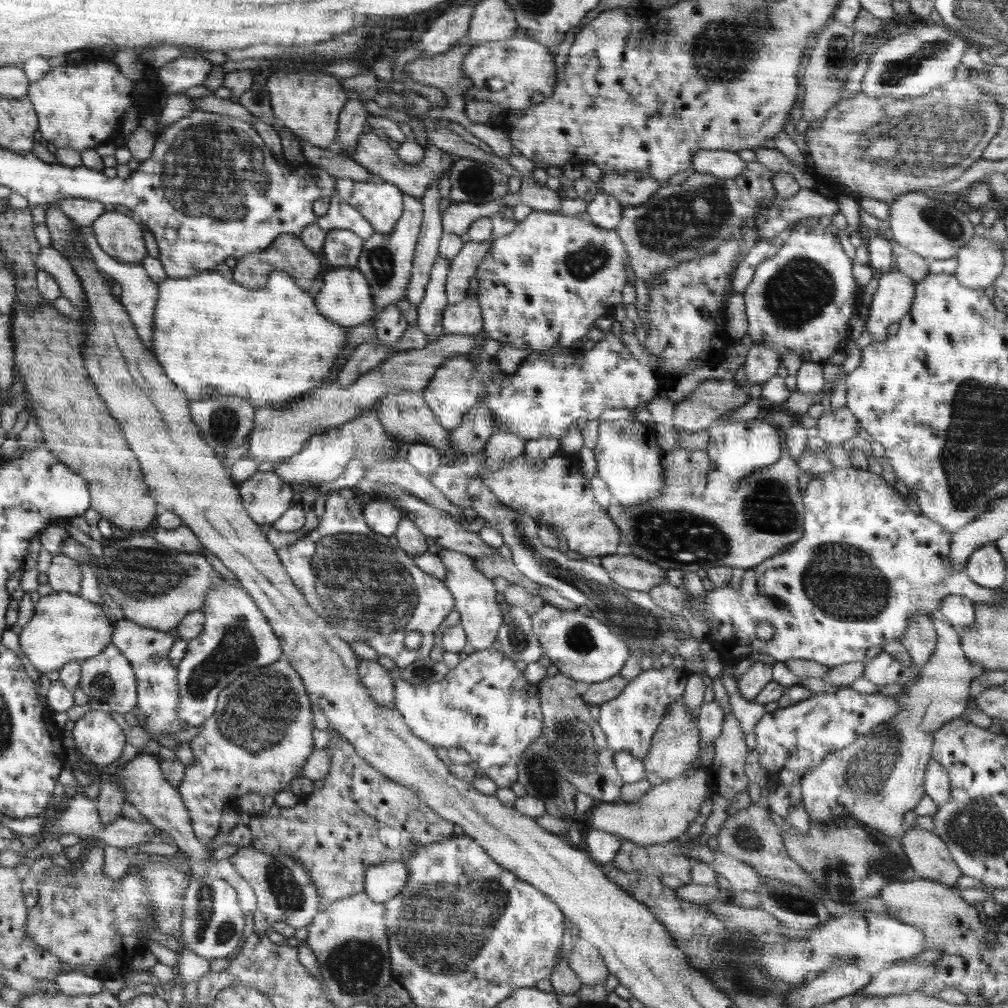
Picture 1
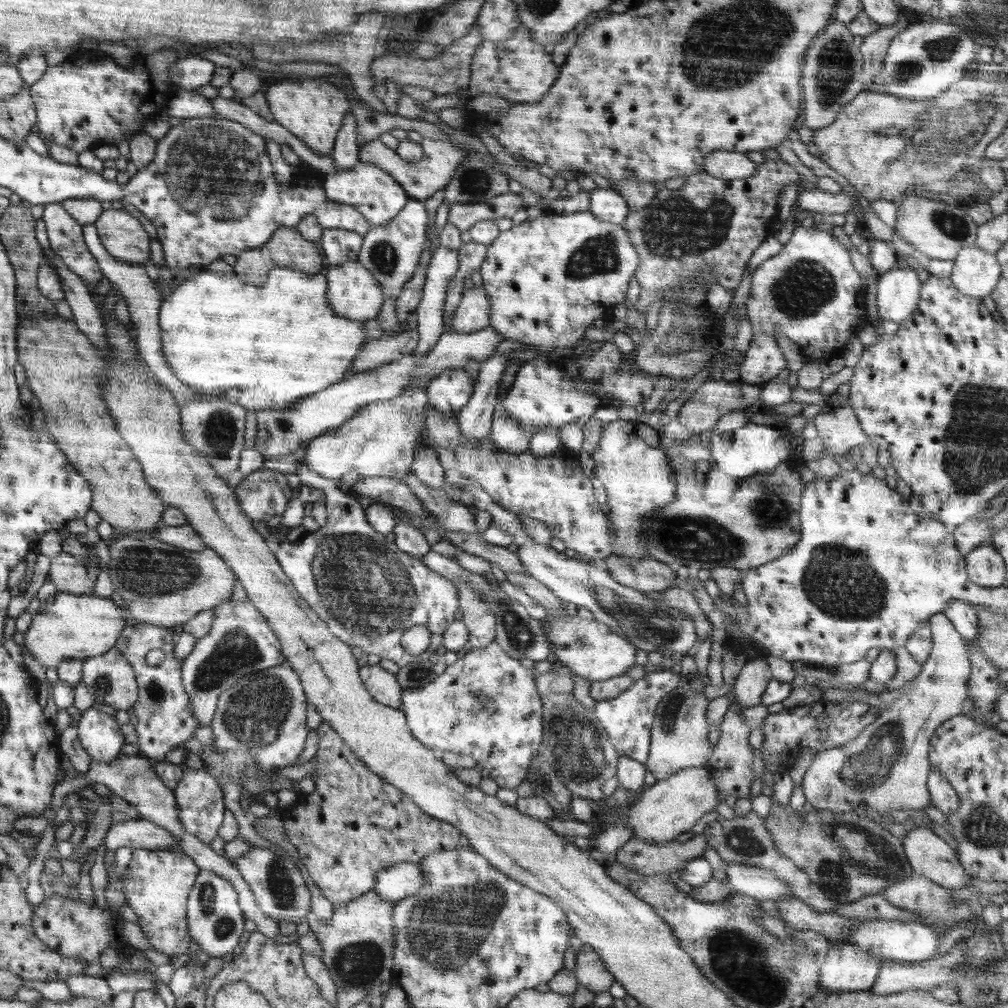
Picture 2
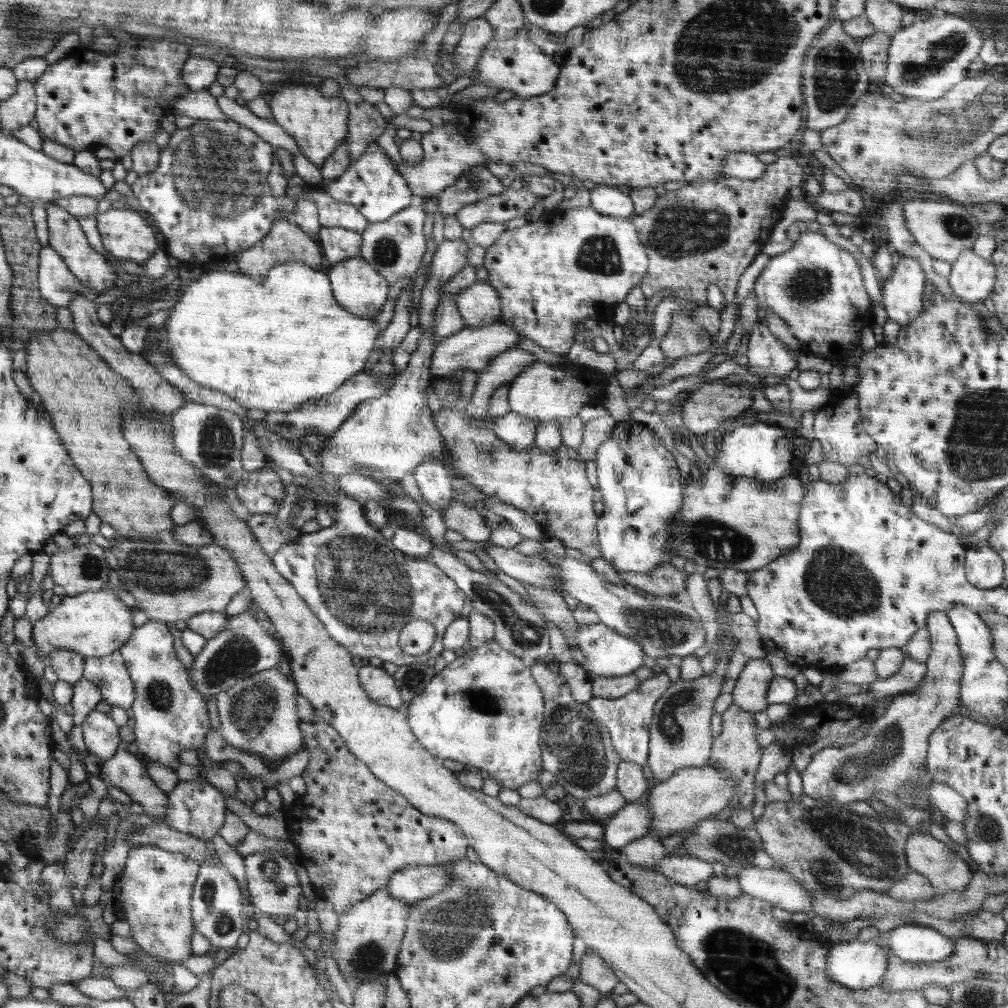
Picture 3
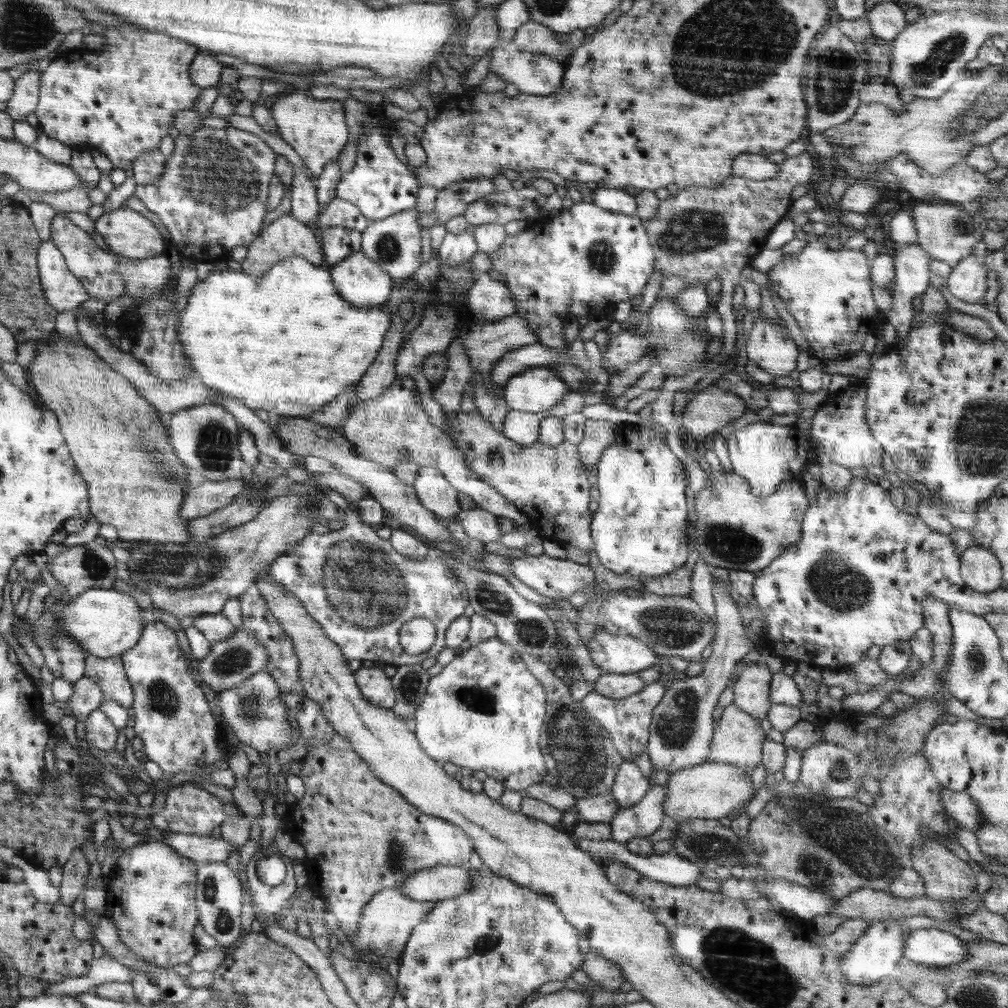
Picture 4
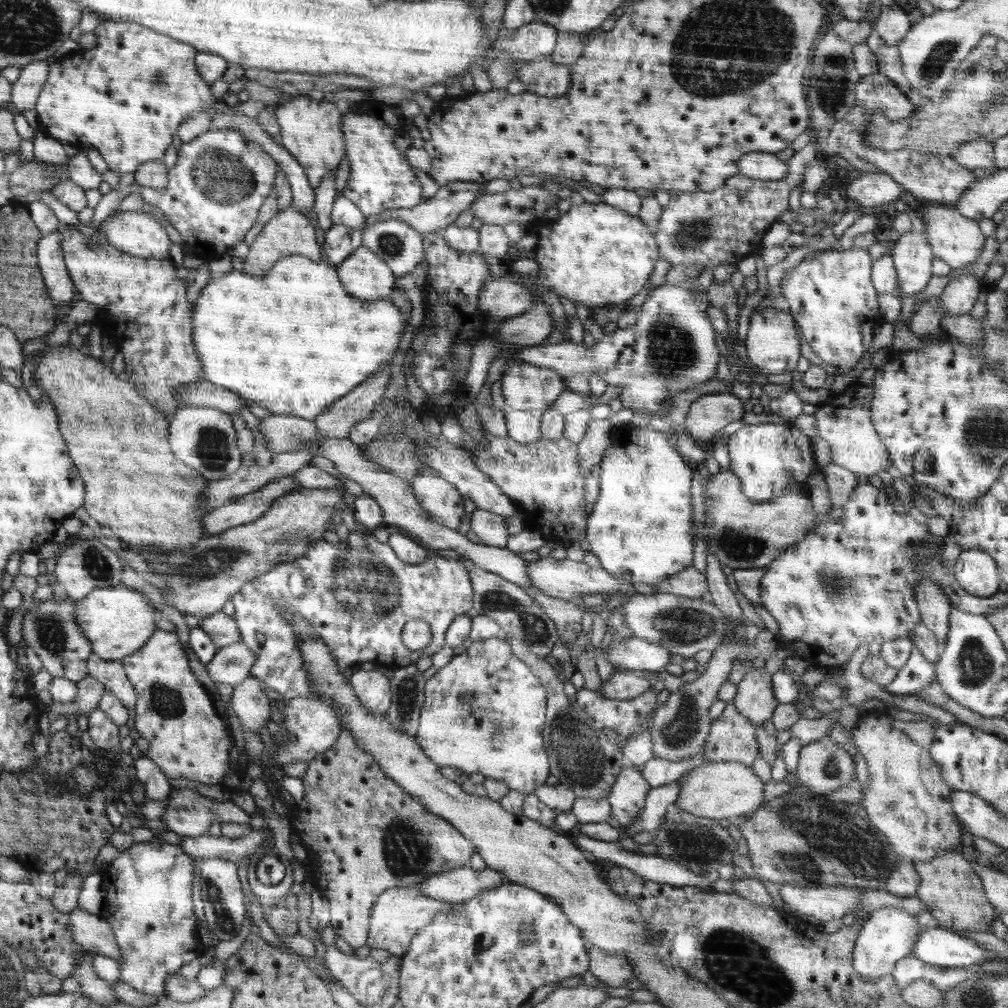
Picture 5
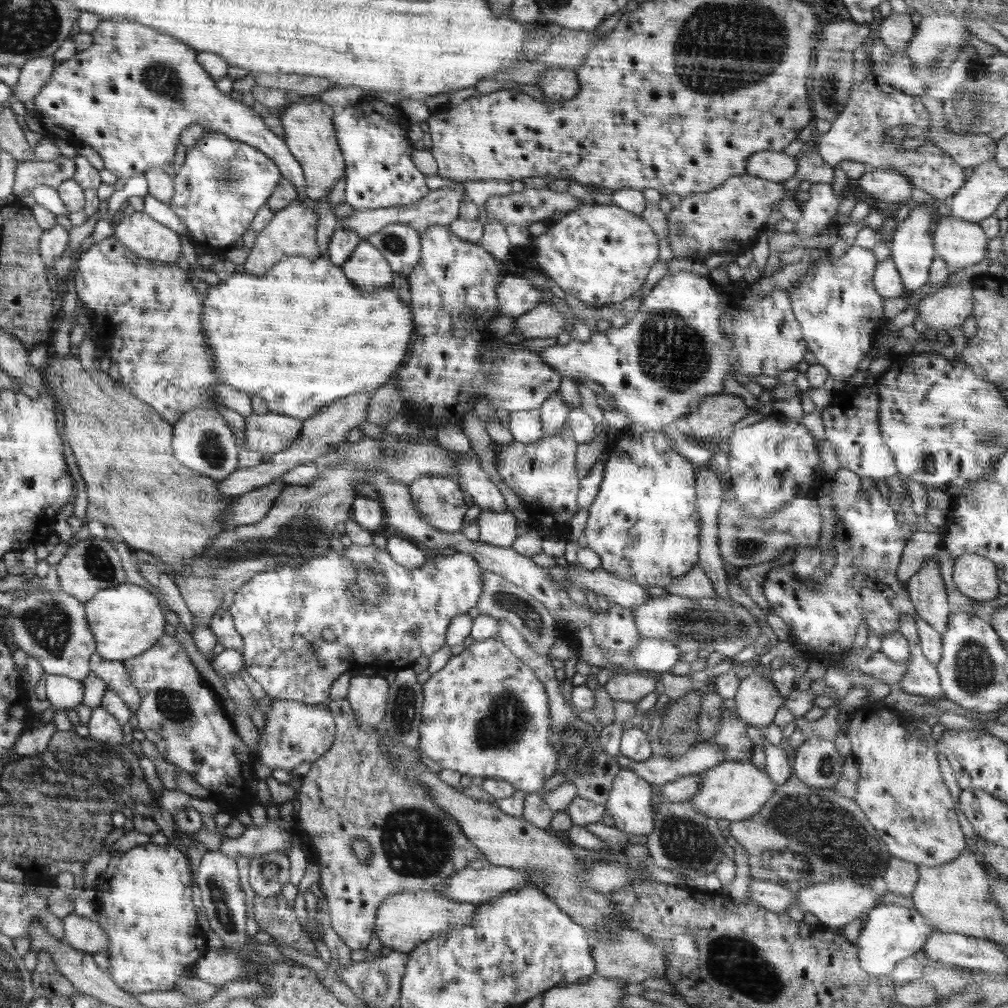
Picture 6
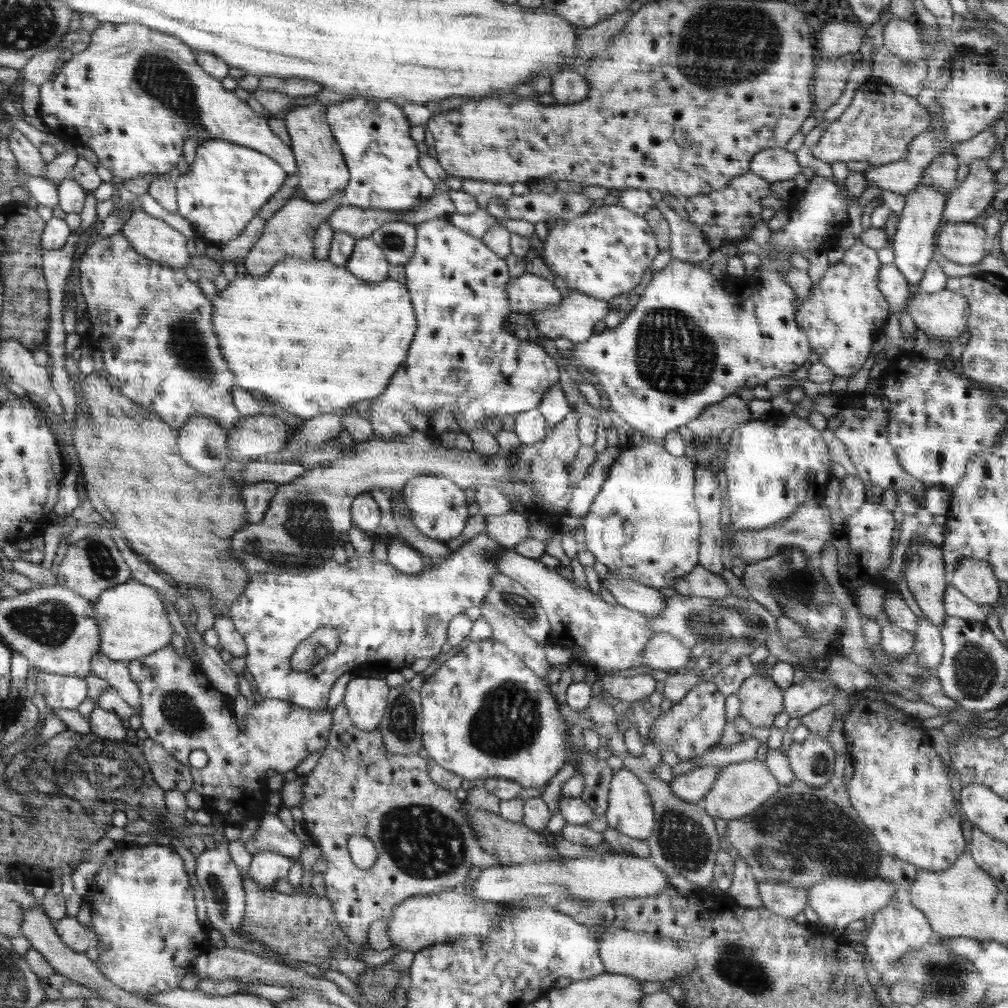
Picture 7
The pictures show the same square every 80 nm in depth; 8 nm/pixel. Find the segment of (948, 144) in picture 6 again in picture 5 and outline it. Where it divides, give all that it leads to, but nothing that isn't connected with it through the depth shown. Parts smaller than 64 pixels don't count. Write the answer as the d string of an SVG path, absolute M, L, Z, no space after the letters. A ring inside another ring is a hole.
M986 138L971 140L955 148L954 160L964 168L992 168L995 166L993 143Z

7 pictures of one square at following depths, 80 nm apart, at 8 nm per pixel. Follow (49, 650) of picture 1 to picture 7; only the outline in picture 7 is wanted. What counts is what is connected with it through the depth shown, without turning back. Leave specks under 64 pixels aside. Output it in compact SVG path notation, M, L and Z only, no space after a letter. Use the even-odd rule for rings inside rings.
M136 579L105 590L93 604L99 626L99 652L115 661L136 661L171 644L172 626L156 589Z

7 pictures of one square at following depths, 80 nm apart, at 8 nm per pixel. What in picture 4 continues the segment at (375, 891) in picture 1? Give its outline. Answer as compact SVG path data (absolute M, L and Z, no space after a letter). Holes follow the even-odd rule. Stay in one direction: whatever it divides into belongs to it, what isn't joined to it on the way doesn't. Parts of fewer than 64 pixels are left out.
M437 866L411 874L399 886L403 893L416 901L440 901L464 894L472 886L469 869Z

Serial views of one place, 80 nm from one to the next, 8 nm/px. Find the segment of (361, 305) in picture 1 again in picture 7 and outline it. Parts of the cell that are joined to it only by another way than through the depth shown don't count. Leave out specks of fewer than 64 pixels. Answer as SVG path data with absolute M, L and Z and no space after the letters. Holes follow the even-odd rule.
M371 237L356 240L353 254L345 264L346 270L367 282L388 279L388 266L391 264L388 264L384 251Z

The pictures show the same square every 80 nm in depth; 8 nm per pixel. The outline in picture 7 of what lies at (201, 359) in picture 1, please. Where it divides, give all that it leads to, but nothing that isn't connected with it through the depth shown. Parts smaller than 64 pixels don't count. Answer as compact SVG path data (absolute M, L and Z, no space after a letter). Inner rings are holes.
M288 257L274 265L272 272L265 274L264 277L253 277L248 274L243 278L236 277L228 283L226 288L217 292L213 306L214 312L218 314L218 318L214 318L214 326L218 326L218 338L222 338L222 346L226 346L226 350L222 350L222 353L224 353L225 361L228 362L229 369L235 375L236 386L270 398L277 403L280 410L288 410L290 414L297 414L304 420L332 411L344 411L351 404L382 394L394 373L404 364L417 330L417 317L407 286L396 282L393 278L380 282L367 282L365 279L358 278L352 271L346 270L345 266L338 266L328 259L314 258L307 261Z

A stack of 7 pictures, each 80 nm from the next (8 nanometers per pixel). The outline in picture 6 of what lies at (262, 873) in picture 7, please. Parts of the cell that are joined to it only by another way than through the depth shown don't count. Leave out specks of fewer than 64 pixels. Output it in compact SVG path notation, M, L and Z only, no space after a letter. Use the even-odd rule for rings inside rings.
M262 855L251 858L250 868L249 868L249 881L250 888L264 898L272 897L275 894L281 894L284 884L289 882L290 878L290 863L287 857L278 860L278 866L280 868L280 873L274 879L267 880L262 877L262 864L264 864L264 858Z

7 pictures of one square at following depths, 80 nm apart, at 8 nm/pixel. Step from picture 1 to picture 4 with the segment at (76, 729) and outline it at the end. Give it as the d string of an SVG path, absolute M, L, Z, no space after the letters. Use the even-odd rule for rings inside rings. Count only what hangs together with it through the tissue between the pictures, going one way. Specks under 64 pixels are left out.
M97 709L90 713L85 720L85 727L85 744L92 744L102 752L114 750L118 729L102 710Z

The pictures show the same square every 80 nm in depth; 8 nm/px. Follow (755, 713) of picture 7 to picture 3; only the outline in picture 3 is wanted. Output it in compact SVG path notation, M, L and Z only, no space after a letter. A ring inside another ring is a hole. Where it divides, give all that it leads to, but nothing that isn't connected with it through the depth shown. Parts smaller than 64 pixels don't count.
M750 659L732 690L734 705L752 714L766 711L769 706L766 703L767 690L774 677L766 659Z

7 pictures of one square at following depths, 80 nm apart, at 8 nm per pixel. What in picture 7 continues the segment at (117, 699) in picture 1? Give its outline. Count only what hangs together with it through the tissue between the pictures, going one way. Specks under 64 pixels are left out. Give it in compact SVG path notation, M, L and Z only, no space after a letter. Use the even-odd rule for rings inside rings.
M98 652L92 657L91 672L115 688L136 713L141 711L141 692L132 680L126 662L115 661Z

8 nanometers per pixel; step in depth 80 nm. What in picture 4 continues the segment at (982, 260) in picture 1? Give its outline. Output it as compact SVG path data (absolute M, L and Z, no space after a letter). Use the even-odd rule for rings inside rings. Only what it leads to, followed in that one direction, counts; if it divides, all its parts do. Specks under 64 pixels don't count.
M974 255L961 258L961 261L953 266L949 277L946 279L947 287L944 291L952 293L958 300L978 303L984 299L988 290L987 274L989 269Z

